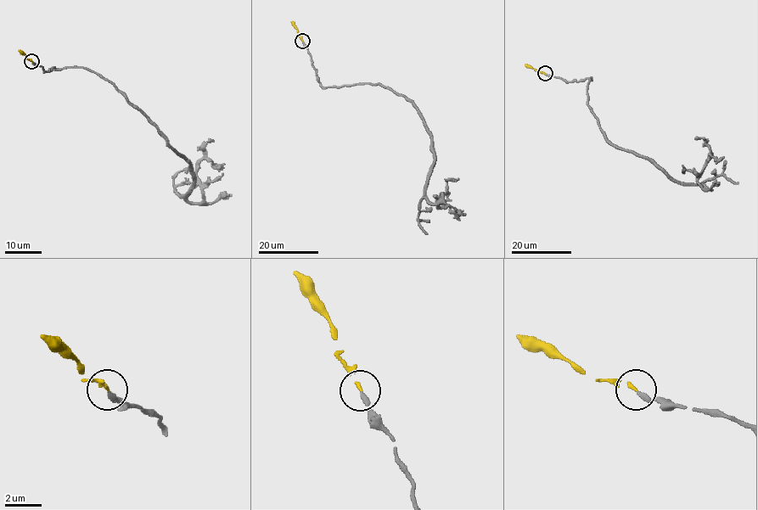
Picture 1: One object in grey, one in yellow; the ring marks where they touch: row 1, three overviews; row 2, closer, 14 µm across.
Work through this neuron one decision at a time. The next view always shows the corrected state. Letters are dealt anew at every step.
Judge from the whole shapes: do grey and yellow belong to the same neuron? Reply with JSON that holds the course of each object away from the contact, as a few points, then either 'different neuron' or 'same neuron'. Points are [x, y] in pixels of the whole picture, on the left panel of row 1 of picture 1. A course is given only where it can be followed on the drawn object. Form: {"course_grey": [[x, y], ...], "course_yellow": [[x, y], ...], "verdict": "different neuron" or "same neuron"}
{"course_grey": [[32, 62], [109, 80], [188, 163], [188, 201], [203, 199], [203, 159], [225, 164]], "course_yellow": [[32, 61], [19, 50]], "verdict": "same neuron"}

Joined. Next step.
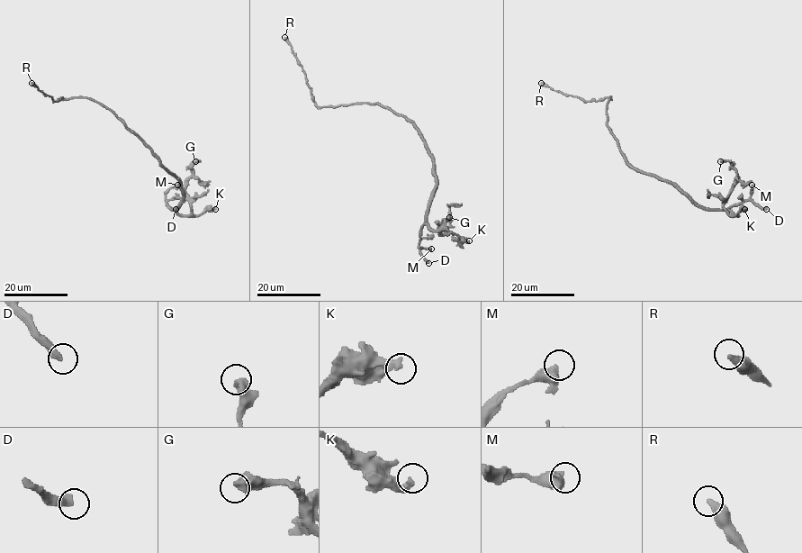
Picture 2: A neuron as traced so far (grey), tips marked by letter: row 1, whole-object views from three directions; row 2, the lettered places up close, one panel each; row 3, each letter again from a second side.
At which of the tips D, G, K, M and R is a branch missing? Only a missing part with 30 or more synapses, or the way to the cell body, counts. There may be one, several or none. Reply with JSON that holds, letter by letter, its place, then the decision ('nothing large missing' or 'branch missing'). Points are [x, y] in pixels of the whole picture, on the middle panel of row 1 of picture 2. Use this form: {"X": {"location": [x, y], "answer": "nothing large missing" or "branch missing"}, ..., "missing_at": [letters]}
{"D": {"location": [428, 263], "answer": "branch missing"}, "G": {"location": [449, 217], "answer": "nothing large missing"}, "K": {"location": [469, 240], "answer": "branch missing"}, "M": {"location": [431, 249], "answer": "nothing large missing"}, "R": {"location": [284, 37], "answer": "nothing large missing"}, "missing_at": ["D", "K"]}

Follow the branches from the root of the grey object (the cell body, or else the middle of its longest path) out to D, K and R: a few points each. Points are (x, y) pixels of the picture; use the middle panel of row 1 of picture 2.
D: (415, 126), (432, 158), (436, 178), (419, 244), (419, 254), (428, 263)
K: (415, 126), (432, 158), (436, 178), (427, 224), (435, 231), (447, 230), (469, 240)
R: (415, 126), (380, 104), (318, 107), (301, 66), (284, 37)

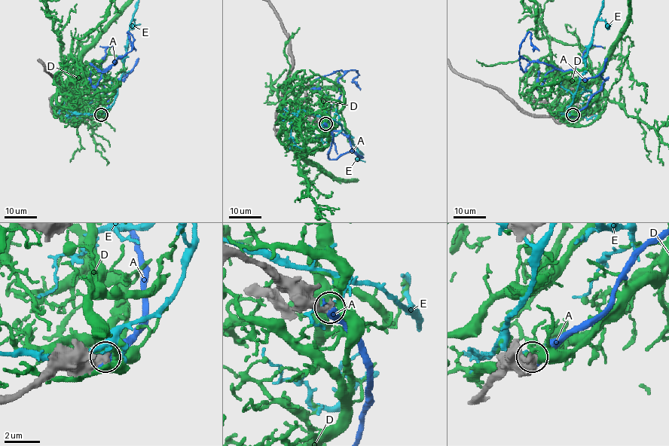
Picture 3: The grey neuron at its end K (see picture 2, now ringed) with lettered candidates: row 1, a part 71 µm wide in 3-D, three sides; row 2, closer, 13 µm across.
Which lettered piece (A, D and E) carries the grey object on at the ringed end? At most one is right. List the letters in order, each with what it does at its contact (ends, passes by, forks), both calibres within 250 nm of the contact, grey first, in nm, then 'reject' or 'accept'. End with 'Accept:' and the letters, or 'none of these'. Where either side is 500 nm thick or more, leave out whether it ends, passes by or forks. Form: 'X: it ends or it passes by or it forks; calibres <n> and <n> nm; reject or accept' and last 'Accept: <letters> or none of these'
A: calibres 480 and 550 nm; reject
D: it forks; calibres 360 and 320 nm; reject
E: calibres 550 and 160 nm; reject
Accept: none of these

